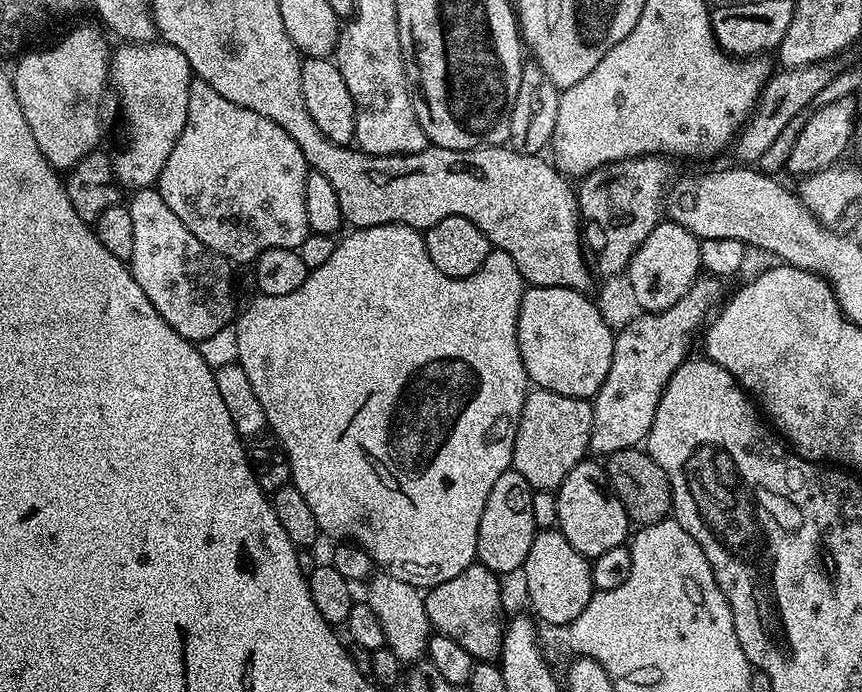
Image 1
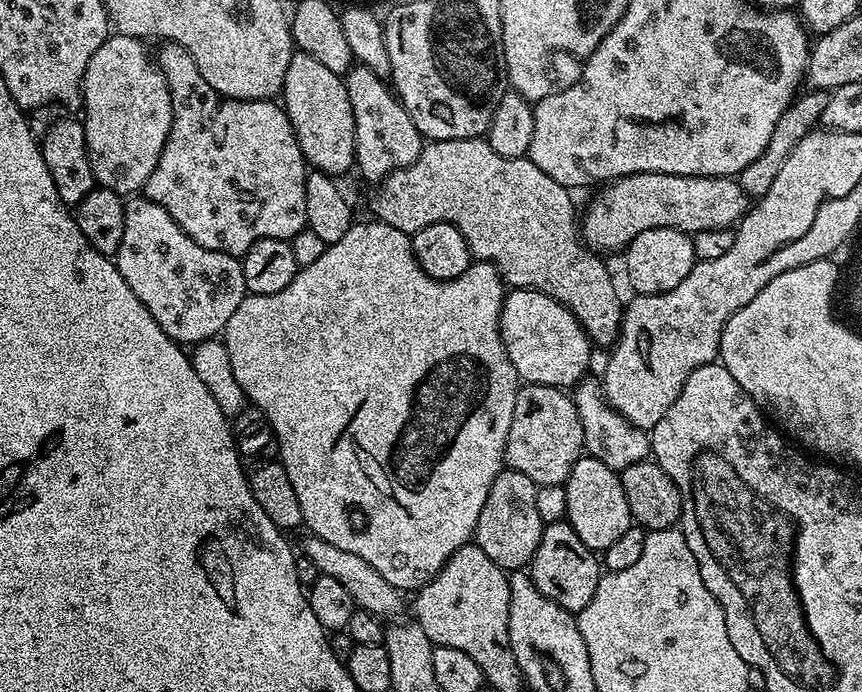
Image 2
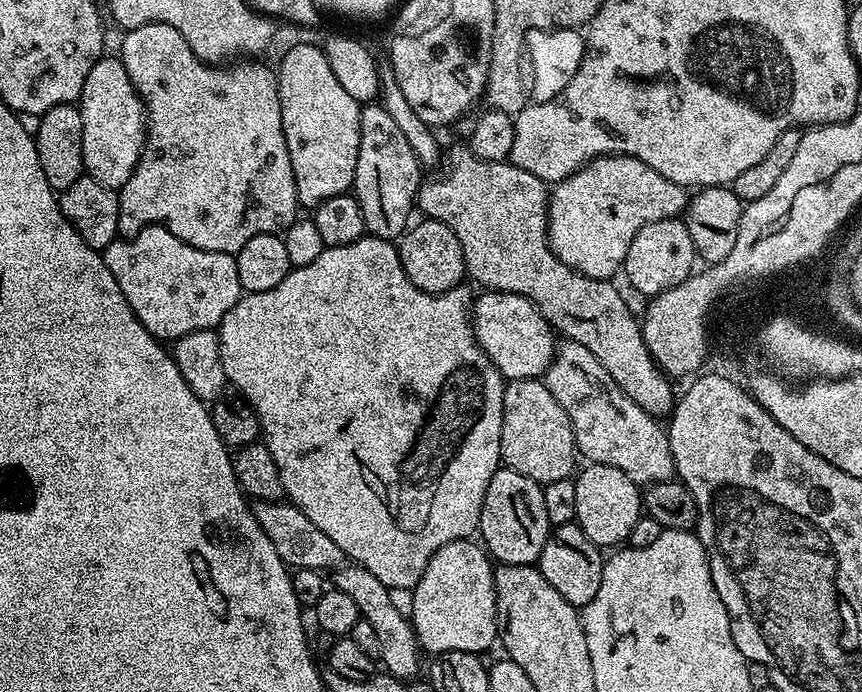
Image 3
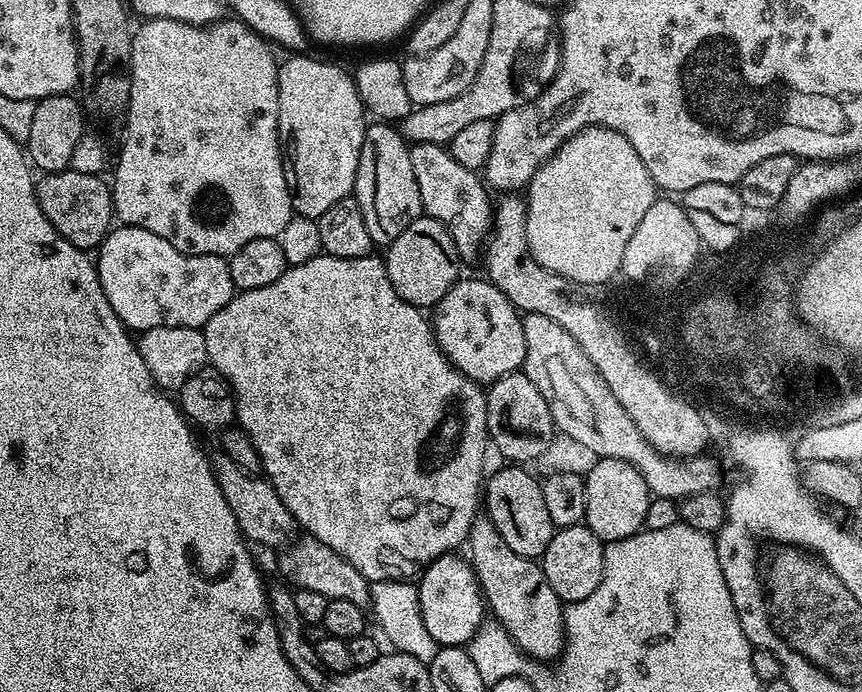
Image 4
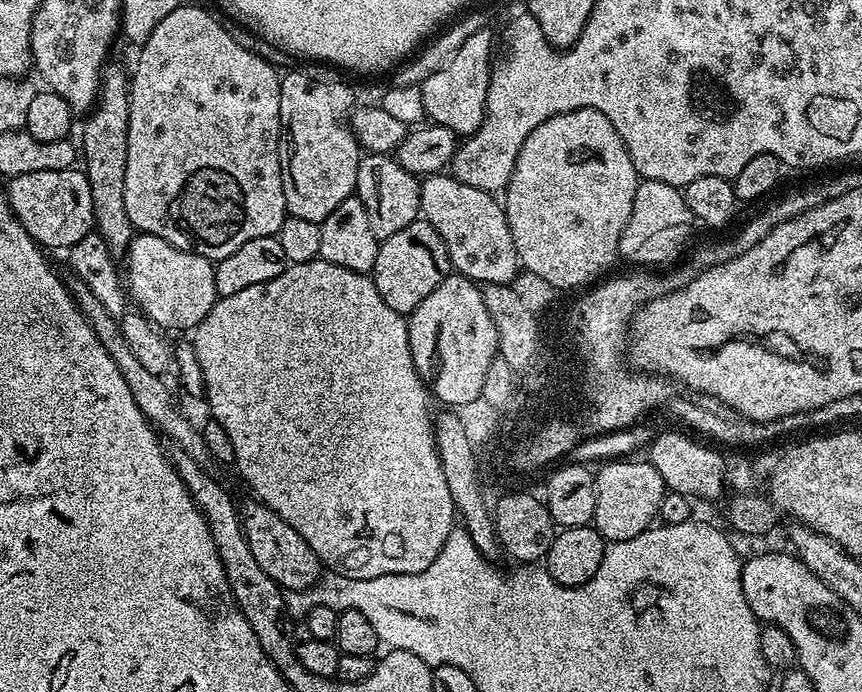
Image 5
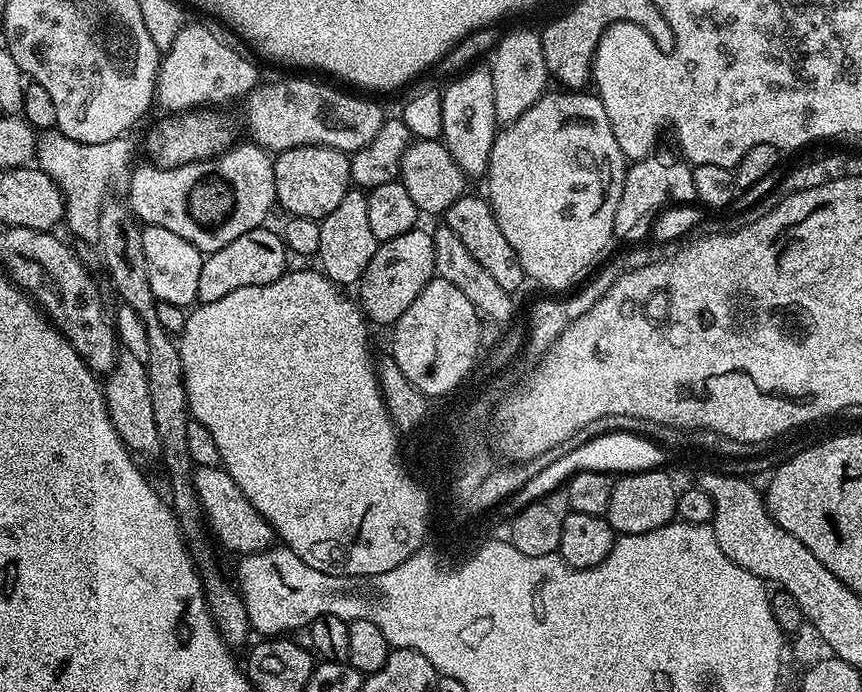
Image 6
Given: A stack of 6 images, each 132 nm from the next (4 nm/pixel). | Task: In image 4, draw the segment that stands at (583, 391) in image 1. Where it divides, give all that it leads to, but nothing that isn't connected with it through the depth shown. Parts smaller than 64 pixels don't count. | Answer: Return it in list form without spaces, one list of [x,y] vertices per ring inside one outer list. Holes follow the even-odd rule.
[[[461,278],[431,309],[430,323],[436,344],[466,378],[481,386],[493,384],[507,372],[521,371],[524,359],[522,316],[516,307],[487,280]]]

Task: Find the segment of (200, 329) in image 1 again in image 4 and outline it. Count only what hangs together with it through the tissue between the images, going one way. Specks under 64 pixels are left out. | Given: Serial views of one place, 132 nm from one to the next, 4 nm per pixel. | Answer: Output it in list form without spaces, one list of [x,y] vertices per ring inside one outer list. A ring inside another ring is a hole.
[[[113,227],[95,257],[106,302],[125,328],[139,334],[158,326],[203,329],[210,317],[231,302],[234,289],[228,260],[222,256],[187,256],[150,230]]]

